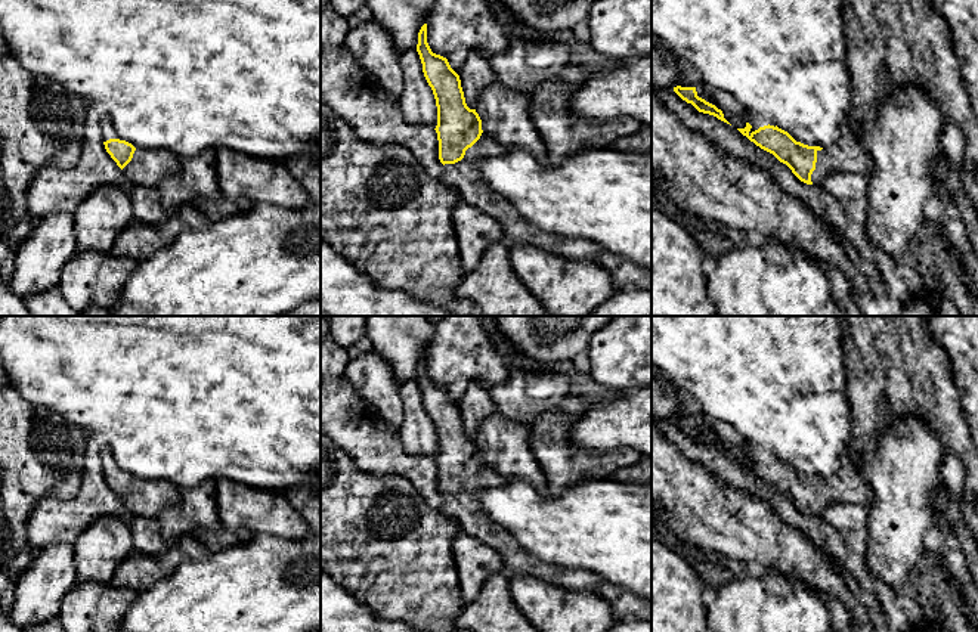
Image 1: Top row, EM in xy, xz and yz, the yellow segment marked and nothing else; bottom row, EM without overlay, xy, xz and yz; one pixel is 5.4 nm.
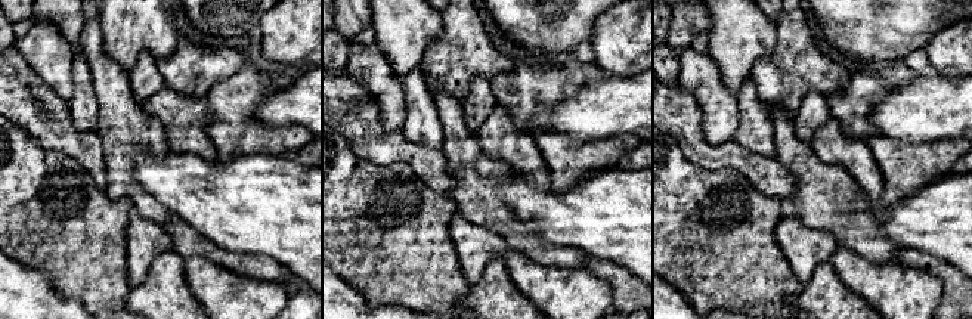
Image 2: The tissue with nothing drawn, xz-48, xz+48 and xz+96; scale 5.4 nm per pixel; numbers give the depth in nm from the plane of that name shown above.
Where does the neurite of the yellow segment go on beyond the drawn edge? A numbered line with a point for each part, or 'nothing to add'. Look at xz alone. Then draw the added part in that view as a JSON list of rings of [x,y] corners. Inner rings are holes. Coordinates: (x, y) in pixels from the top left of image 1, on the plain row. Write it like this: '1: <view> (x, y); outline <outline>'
1: xz (464, 507); outline [[[482,464],[480,470],[465,481],[461,492],[445,495],[440,514],[455,518],[461,532],[479,539],[501,554],[507,570],[536,576],[538,579],[575,591],[597,594],[600,585],[606,582],[601,576],[585,571],[563,569],[538,560],[527,552],[513,535],[495,523],[476,498],[476,492],[483,487],[498,487],[505,478],[498,475],[489,465]]]

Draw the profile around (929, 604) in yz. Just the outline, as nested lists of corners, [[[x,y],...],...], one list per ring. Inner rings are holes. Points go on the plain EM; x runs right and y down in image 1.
[[[926,586],[925,594],[923,594],[922,605],[923,605],[925,611],[932,613],[934,620],[937,623],[945,625],[945,620],[940,614],[938,604],[935,601],[935,595],[929,592],[928,586]]]

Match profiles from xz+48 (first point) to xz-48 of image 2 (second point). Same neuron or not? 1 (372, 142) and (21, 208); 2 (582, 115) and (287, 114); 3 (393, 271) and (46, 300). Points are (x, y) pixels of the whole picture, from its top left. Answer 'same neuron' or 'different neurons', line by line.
1: different neurons
2: same neuron
3: different neurons

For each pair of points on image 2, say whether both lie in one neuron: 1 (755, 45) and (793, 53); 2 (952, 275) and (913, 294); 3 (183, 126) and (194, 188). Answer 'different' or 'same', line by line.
1: different
2: different
3: different

